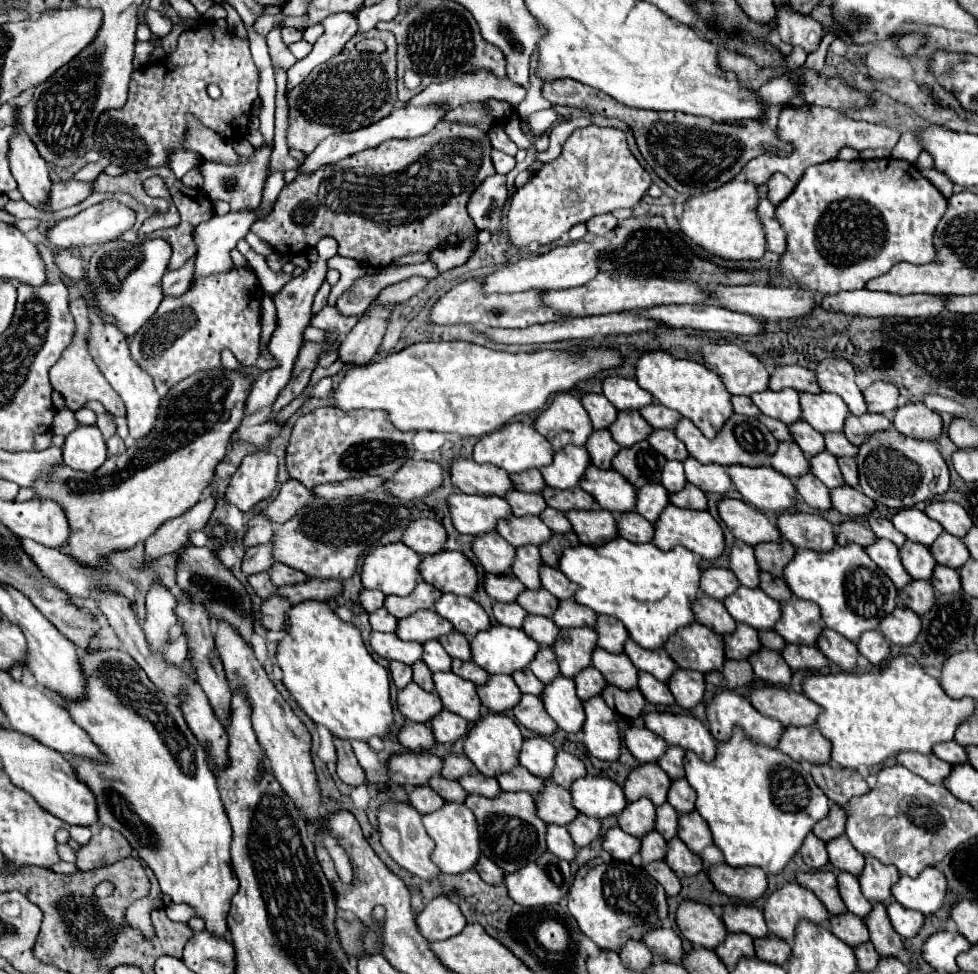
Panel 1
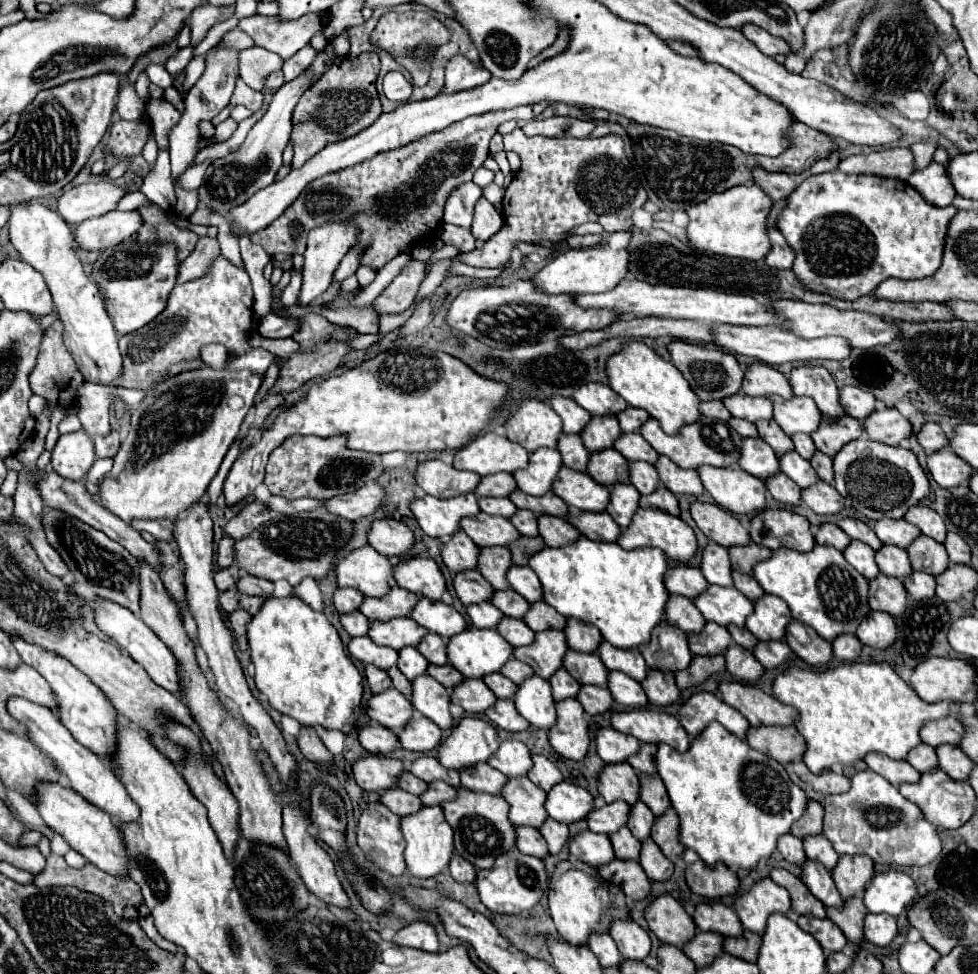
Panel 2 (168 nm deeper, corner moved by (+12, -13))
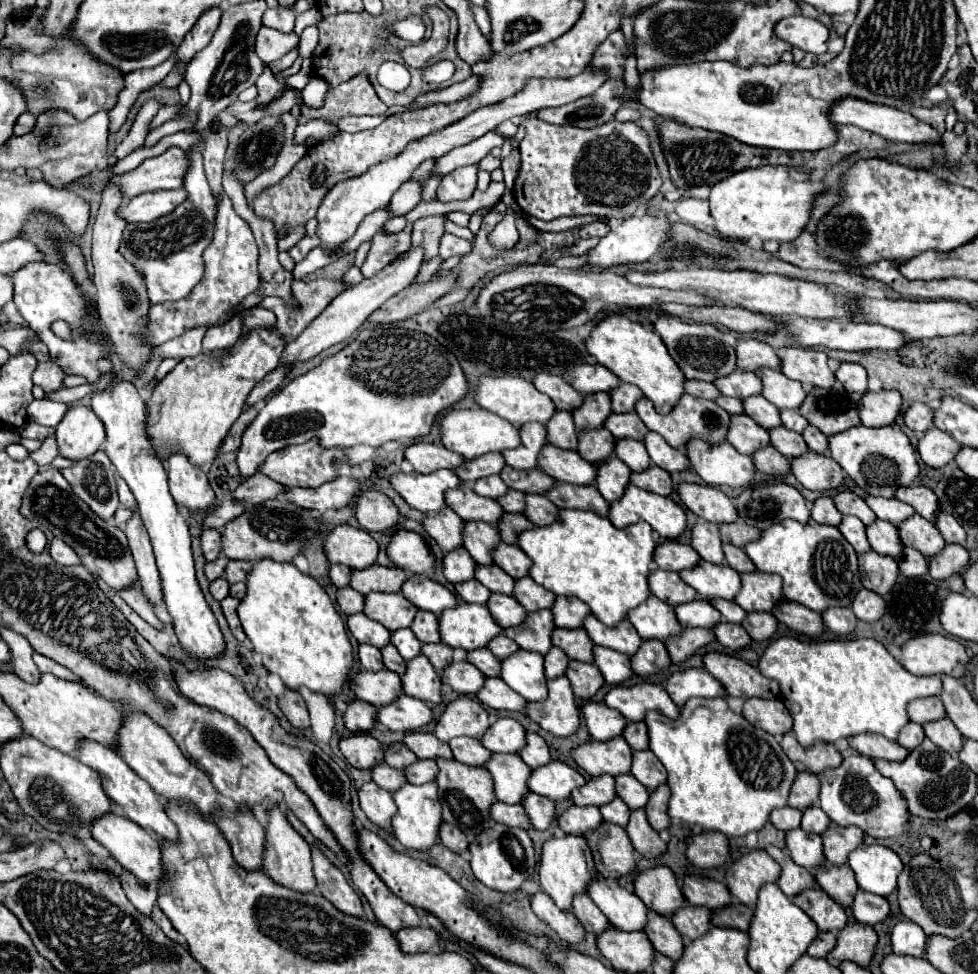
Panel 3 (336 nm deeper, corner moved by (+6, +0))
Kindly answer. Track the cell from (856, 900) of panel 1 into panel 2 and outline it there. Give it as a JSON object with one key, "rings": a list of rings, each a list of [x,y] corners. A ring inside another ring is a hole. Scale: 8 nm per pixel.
{"rings":[[[805,859],[805,865],[801,865],[801,879],[807,885],[807,889],[825,905],[831,907],[843,905],[843,899],[831,879],[831,873],[823,865],[817,865],[817,861]]]}

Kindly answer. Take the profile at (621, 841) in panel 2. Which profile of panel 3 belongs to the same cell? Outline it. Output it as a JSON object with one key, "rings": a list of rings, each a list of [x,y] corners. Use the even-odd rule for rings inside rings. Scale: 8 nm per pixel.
{"rings":[[[615,798],[611,804],[601,808],[601,816],[603,816],[605,822],[611,822],[611,824],[617,824],[617,826],[625,828],[629,824],[631,810],[627,808],[627,804],[623,804],[623,800]]]}

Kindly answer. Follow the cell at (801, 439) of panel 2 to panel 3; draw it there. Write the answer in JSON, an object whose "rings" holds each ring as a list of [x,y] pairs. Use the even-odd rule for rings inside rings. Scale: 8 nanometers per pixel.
{"rings":[[[781,410],[781,420],[783,420],[785,428],[799,432],[799,434],[809,426],[809,422],[801,414],[797,414],[795,410]]]}

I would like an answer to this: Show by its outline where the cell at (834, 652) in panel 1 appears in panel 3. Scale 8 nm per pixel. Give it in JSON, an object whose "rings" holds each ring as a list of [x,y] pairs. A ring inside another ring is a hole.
{"rings":[[[783,600],[775,612],[771,612],[779,622],[783,622],[789,630],[803,634],[807,638],[819,638],[825,632],[825,624],[819,612],[809,610],[807,606],[801,606],[797,602]]]}

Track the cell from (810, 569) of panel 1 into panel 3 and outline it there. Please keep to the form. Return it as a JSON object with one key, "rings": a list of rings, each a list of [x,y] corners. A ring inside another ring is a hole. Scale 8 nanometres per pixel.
{"rings":[[[783,520],[763,532],[763,536],[757,542],[751,542],[745,546],[747,556],[753,560],[753,564],[767,574],[779,574],[783,578],[783,596],[787,600],[799,602],[815,612],[823,612],[829,606],[851,606],[855,592],[861,590],[861,578],[859,578],[859,566],[857,566],[857,552],[851,548],[851,544],[843,538],[839,528],[815,524],[811,520],[807,526],[801,526],[795,520]]]}

